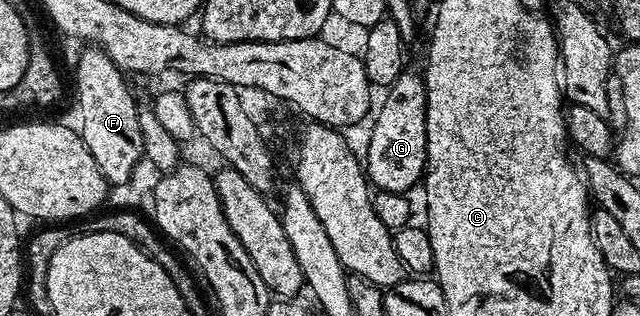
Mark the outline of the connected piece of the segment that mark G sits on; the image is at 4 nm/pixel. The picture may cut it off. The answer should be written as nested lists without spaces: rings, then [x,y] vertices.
[[[403,69],[396,82],[387,87],[387,92],[378,114],[373,117],[372,142],[368,142],[368,150],[364,157],[364,171],[369,183],[375,189],[409,193],[414,183],[423,179],[426,170],[426,84],[425,77],[418,71]]]

